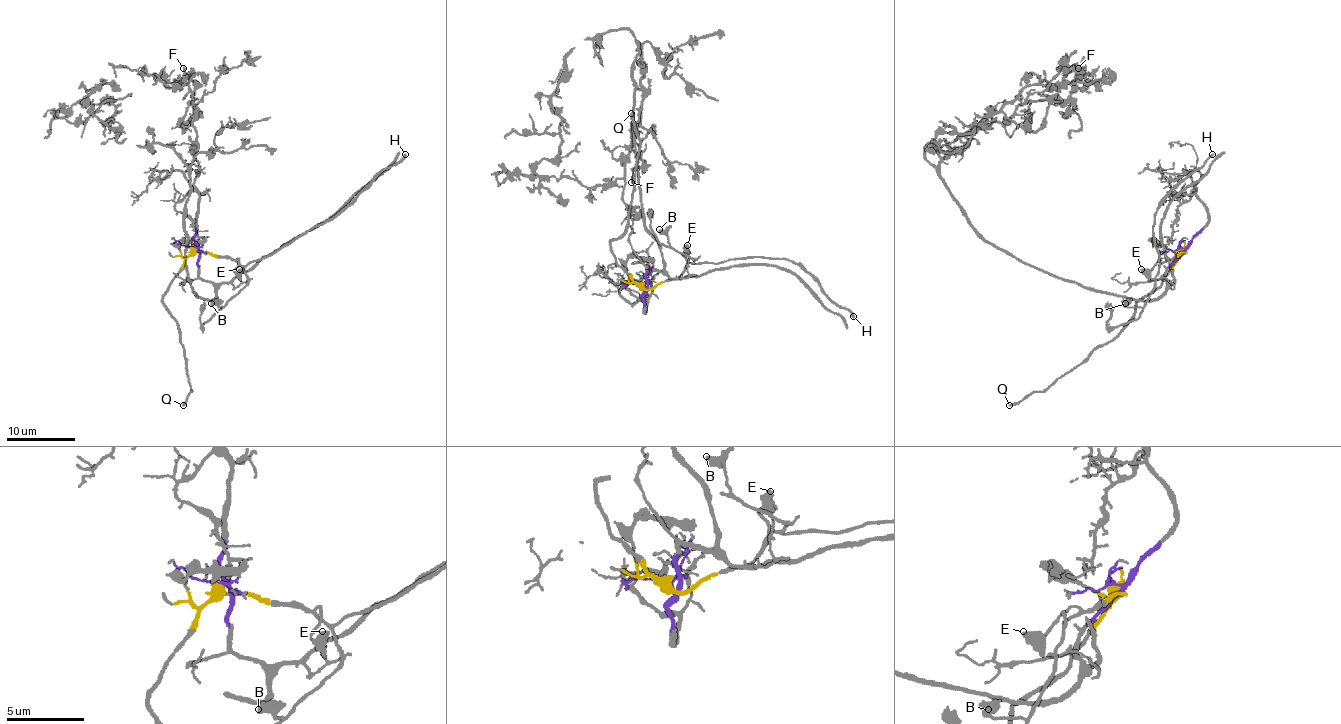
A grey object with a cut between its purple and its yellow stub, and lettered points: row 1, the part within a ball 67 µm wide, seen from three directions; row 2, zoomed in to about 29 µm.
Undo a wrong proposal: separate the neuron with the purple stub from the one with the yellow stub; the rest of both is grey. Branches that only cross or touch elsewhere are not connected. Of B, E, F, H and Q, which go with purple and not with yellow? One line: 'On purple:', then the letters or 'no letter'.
On purple: F

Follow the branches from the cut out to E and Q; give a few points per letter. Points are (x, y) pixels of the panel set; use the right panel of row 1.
E: (1184, 249), (1149, 272), (1141, 268)
Q: (1184, 249), (1158, 287), (1141, 299), (1125, 327), (1042, 390), (1032, 390), (1008, 406)

